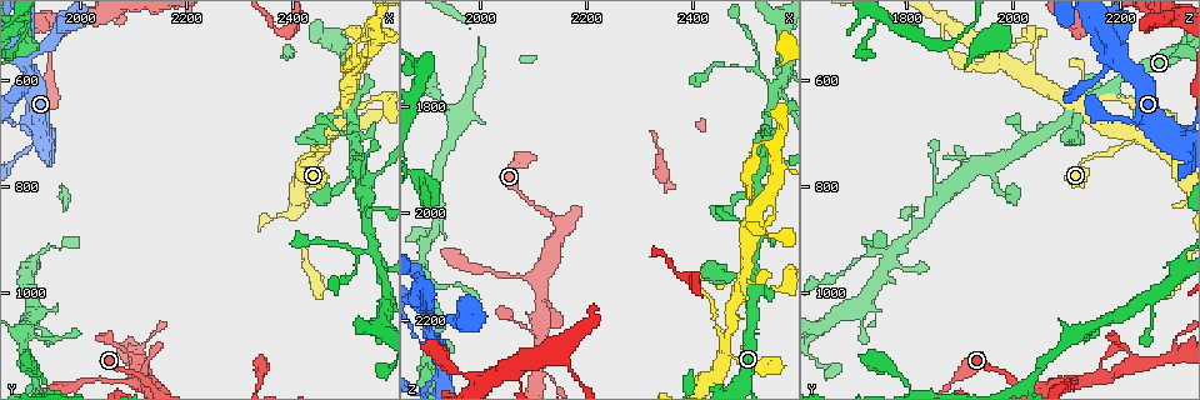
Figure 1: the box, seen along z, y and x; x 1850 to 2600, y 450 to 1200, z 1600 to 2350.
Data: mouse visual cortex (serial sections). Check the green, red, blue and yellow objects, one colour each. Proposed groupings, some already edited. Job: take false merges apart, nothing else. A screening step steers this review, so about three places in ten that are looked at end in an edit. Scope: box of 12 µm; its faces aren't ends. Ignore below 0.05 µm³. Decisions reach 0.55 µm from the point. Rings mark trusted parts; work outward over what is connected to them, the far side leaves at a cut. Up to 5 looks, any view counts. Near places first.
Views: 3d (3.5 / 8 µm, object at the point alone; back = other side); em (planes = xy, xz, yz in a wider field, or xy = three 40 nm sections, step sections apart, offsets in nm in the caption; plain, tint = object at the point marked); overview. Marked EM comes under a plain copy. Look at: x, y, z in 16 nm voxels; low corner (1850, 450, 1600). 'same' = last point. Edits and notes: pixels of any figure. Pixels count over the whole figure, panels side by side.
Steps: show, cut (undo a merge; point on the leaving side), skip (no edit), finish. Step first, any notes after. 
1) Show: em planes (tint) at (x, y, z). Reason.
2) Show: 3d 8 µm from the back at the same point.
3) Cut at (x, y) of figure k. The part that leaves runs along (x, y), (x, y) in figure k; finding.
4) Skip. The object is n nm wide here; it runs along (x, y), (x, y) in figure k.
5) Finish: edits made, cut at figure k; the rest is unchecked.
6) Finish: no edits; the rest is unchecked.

Show: 3d 3.5 µm at (2120, 1130, 2230). Three arms meet.

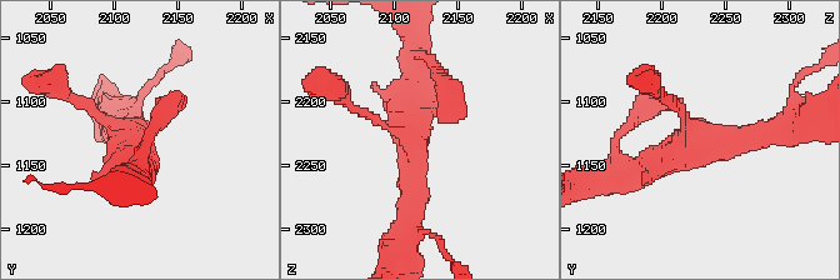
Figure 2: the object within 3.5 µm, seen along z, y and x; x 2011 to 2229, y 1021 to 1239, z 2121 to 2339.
Show: em xy step 3 (tint) at (2116, 1134, 2226). Shape alone is not enough.

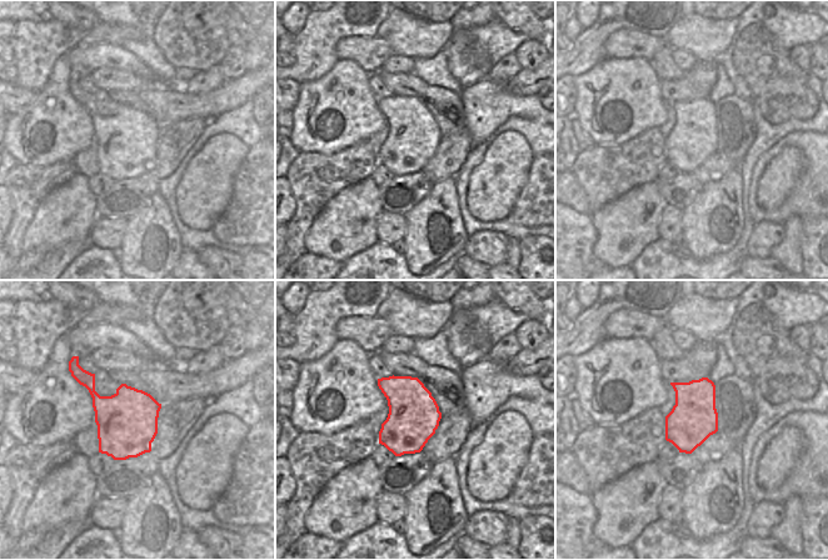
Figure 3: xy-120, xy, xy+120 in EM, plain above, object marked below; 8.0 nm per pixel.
Skip. It runs along (624, 178), (689, 143), (778, 128) in figure 2; one cell here.

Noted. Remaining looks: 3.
Show: 3d 3.5 µm at (1910, 560, 2205).

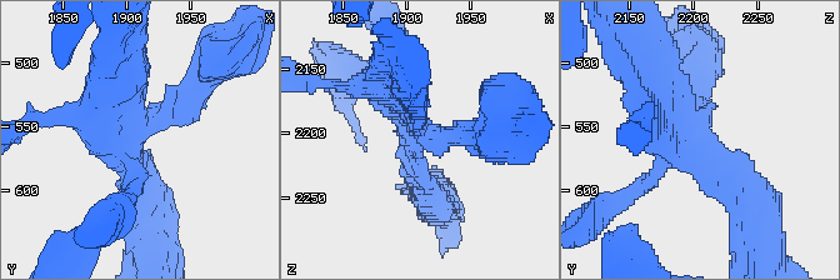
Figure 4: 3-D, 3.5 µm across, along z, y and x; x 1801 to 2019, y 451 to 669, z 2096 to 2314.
Show: em xy step 1 (tint) at (1906, 558, 2200).

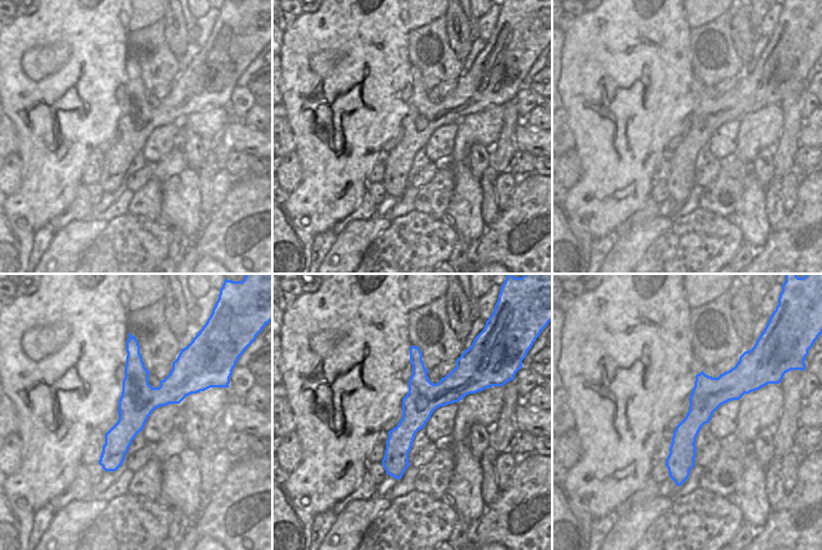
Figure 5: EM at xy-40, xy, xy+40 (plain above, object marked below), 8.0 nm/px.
Skip. It runs along (145, 196), (134, 143), (199, 81) in figure 4; one cell here.

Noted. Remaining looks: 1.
Finish: no edits; the rest is unchecked.

